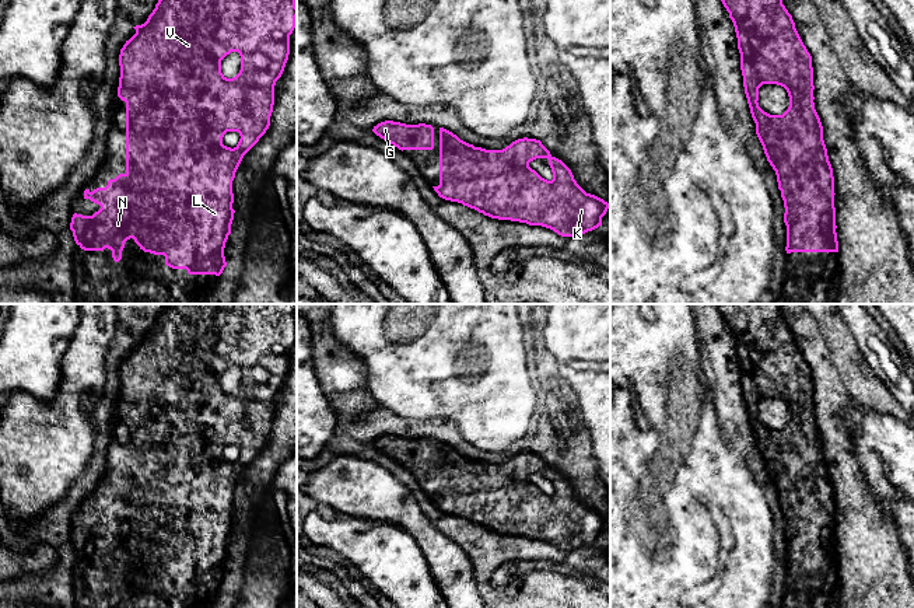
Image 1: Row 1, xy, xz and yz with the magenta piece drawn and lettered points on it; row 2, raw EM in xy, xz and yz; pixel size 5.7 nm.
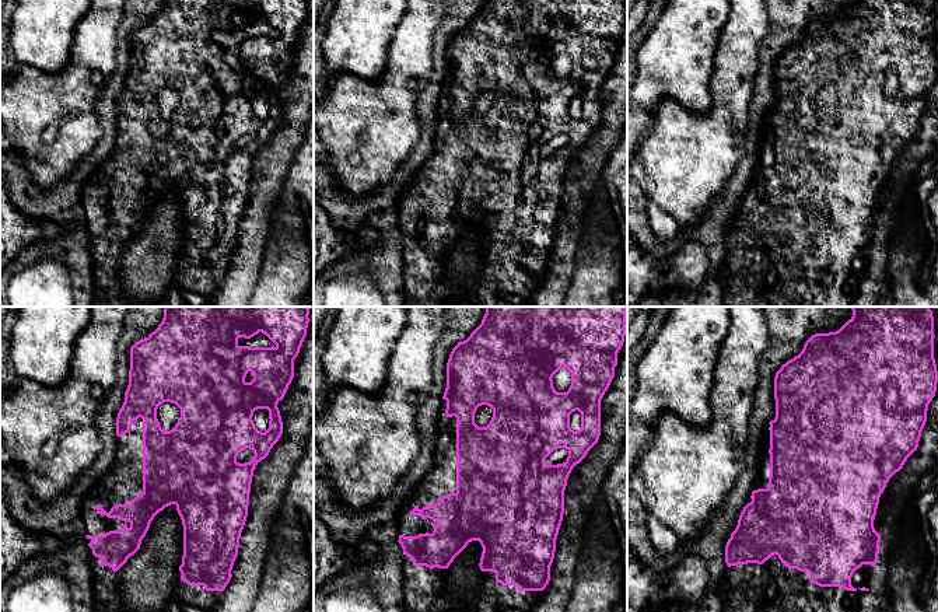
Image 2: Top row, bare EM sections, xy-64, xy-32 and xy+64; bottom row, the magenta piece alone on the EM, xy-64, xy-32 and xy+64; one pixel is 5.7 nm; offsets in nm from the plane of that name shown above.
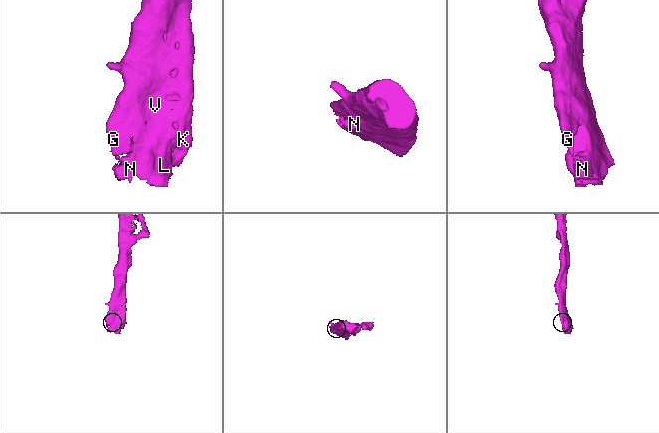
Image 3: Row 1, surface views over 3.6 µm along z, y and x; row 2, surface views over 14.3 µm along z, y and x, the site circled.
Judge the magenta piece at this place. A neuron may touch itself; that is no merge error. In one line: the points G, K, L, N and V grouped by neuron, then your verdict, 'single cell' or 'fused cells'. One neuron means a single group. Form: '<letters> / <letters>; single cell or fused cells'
G K L N V; single cell

